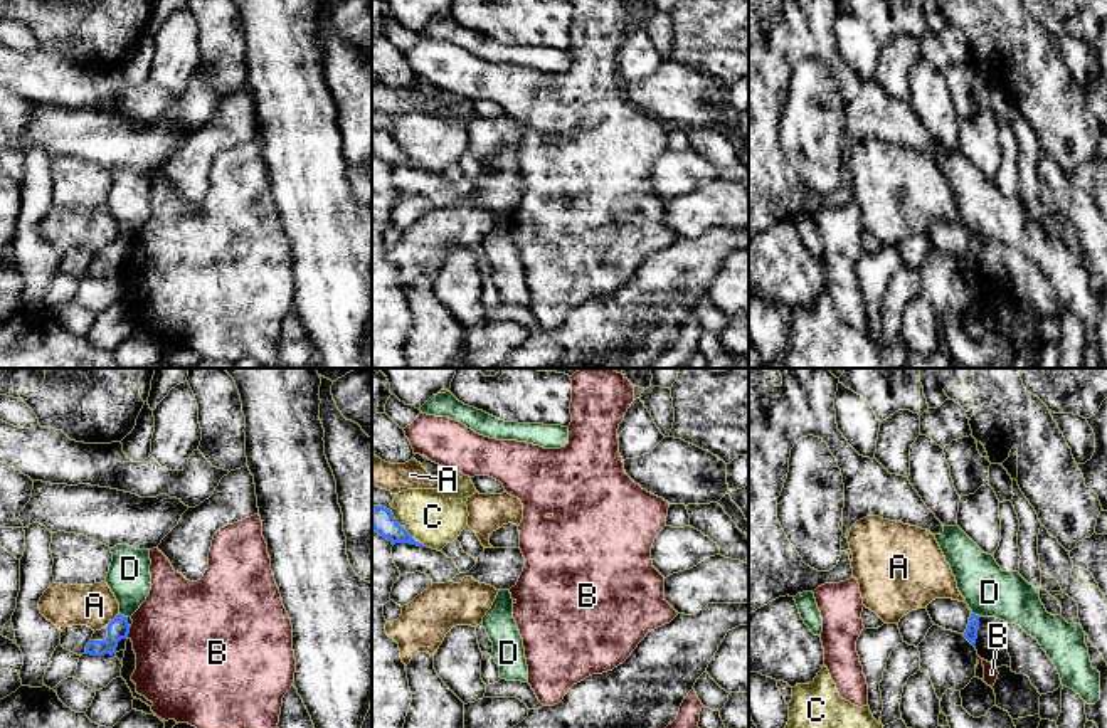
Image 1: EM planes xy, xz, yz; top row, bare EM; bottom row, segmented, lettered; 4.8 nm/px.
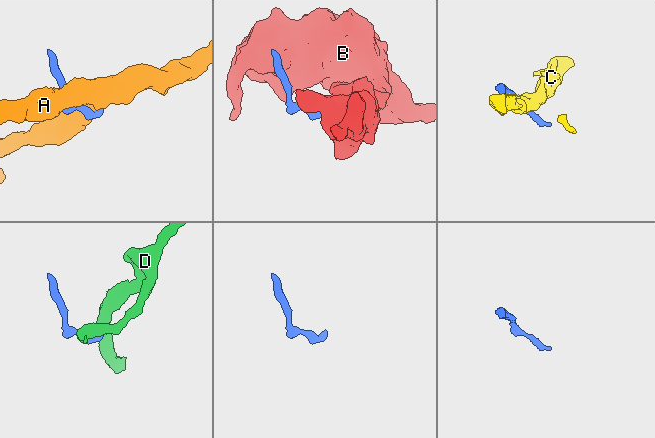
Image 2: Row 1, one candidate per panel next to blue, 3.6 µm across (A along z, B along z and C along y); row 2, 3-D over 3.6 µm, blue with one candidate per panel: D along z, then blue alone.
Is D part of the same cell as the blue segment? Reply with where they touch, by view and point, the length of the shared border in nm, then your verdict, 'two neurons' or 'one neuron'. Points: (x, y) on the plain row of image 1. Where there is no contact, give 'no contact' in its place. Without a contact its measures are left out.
xy (123, 239) | 50 nm | two neurons

